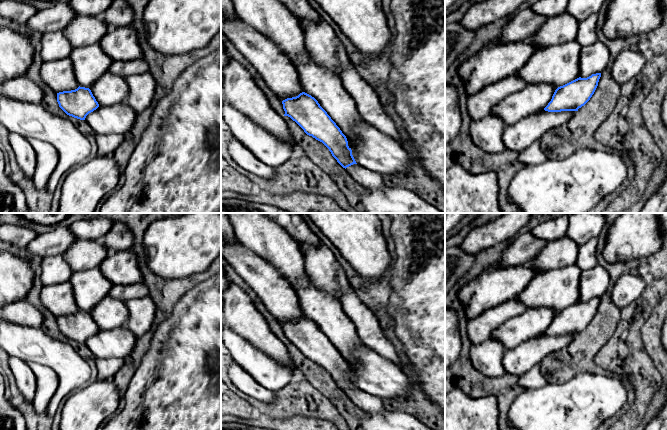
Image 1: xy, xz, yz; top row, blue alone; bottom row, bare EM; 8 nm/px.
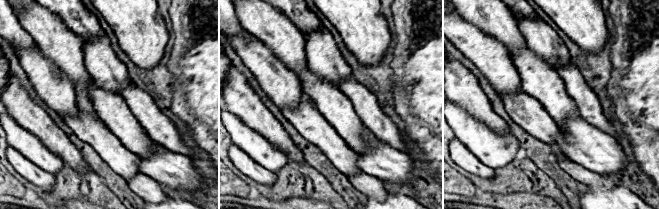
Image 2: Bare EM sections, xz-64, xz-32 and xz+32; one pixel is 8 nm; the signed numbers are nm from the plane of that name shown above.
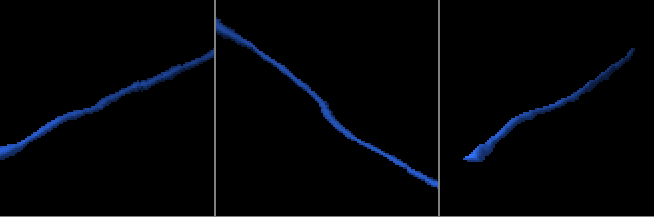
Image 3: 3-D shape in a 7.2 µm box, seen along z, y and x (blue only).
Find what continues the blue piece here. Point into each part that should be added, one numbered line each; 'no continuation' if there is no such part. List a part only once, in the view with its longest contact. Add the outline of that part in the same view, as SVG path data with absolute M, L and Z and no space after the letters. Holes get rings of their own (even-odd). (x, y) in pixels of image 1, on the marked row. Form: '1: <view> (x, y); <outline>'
no continuation

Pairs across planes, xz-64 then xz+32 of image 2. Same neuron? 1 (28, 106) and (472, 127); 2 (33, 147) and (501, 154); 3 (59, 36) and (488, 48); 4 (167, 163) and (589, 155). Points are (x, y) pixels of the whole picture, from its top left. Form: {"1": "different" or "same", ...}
{"1": "different", "2": "same", "3": "different", "4": "same"}

